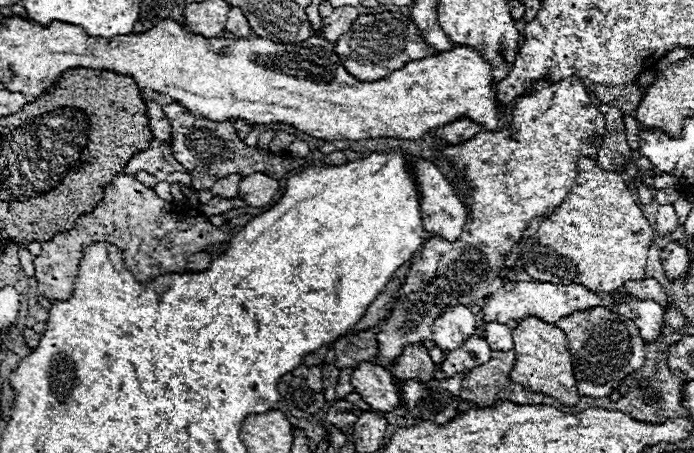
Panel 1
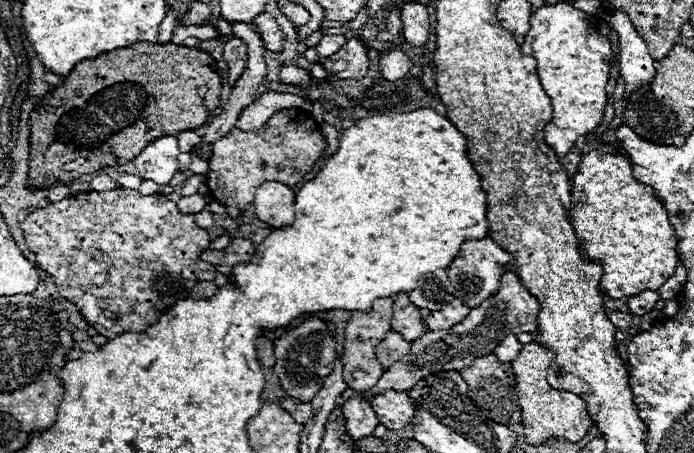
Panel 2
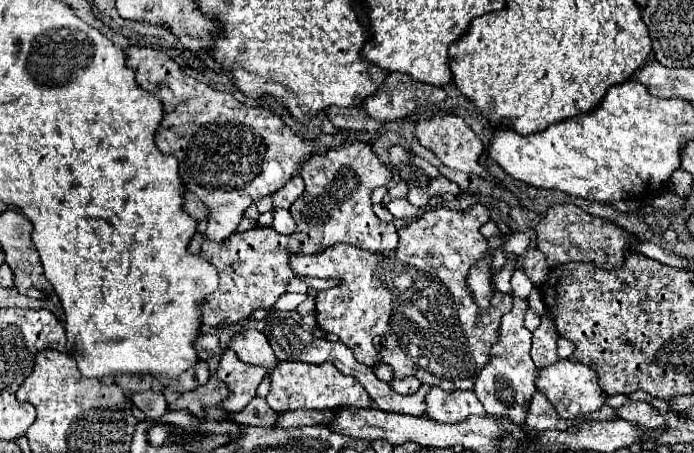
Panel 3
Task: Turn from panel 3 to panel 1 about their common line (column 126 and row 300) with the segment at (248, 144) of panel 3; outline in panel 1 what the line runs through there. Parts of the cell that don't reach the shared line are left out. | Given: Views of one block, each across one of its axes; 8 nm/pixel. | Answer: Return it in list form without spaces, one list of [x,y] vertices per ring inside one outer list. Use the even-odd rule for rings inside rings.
[[[120,172],[104,188],[102,200],[90,214],[78,218],[72,230],[58,232],[52,240],[42,244],[40,256],[32,260],[40,294],[50,302],[68,300],[74,292],[74,280],[78,276],[78,264],[84,258],[84,250],[100,240],[120,248],[124,266],[138,282],[150,282],[160,274],[186,272],[186,264],[192,254],[204,252],[212,244],[230,240],[230,230],[226,226],[212,226],[210,220],[192,206],[184,208],[162,200],[152,188],[146,188],[134,176]]]

